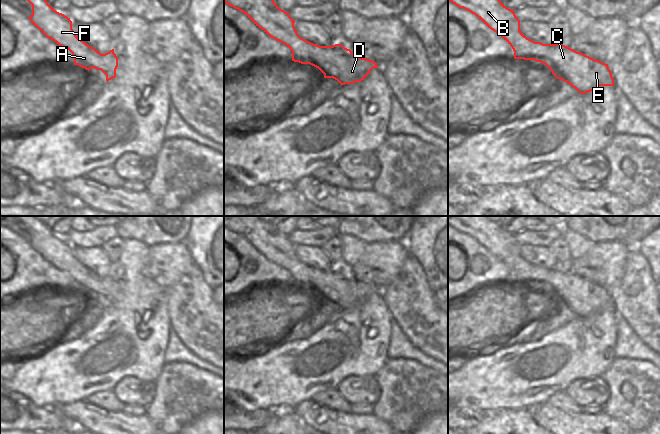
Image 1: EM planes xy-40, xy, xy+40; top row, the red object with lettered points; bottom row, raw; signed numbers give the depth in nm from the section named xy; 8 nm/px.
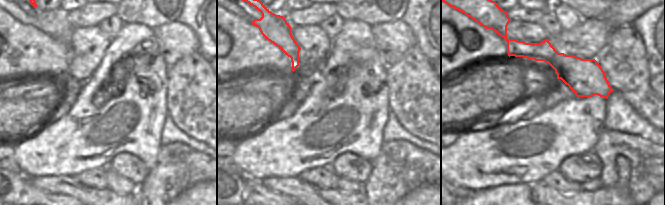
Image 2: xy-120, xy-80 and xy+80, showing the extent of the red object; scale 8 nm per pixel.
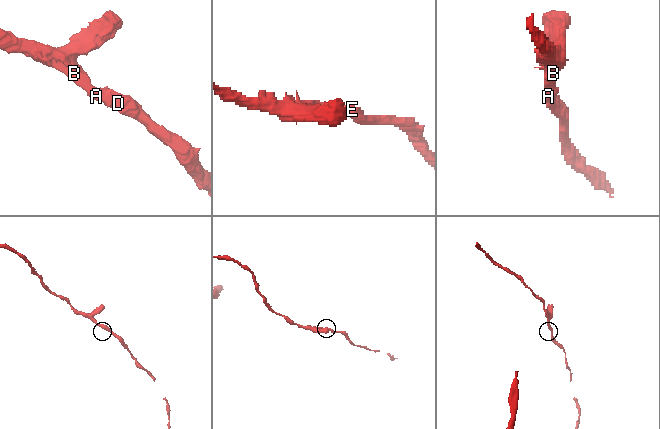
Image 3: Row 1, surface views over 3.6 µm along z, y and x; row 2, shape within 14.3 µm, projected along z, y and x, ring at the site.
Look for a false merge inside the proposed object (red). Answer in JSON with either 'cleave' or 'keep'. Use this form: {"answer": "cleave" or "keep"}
{"answer": "keep"}

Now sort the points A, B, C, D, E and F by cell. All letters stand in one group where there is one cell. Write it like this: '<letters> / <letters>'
A B C D E F

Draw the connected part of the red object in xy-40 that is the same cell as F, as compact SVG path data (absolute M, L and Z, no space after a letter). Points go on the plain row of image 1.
M18 216L18 218L32 229L32 239L28 243L47 262L67 272L74 281L74 289L88 295L92 292L101 294L106 299L107 306L116 301L118 281L114 273L101 278L74 257L70 242L57 236L46 222L41 222L34 216Z

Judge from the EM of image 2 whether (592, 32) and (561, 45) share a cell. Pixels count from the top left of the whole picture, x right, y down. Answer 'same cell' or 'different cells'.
same cell

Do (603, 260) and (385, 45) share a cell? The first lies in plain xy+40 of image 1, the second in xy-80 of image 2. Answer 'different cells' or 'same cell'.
same cell

